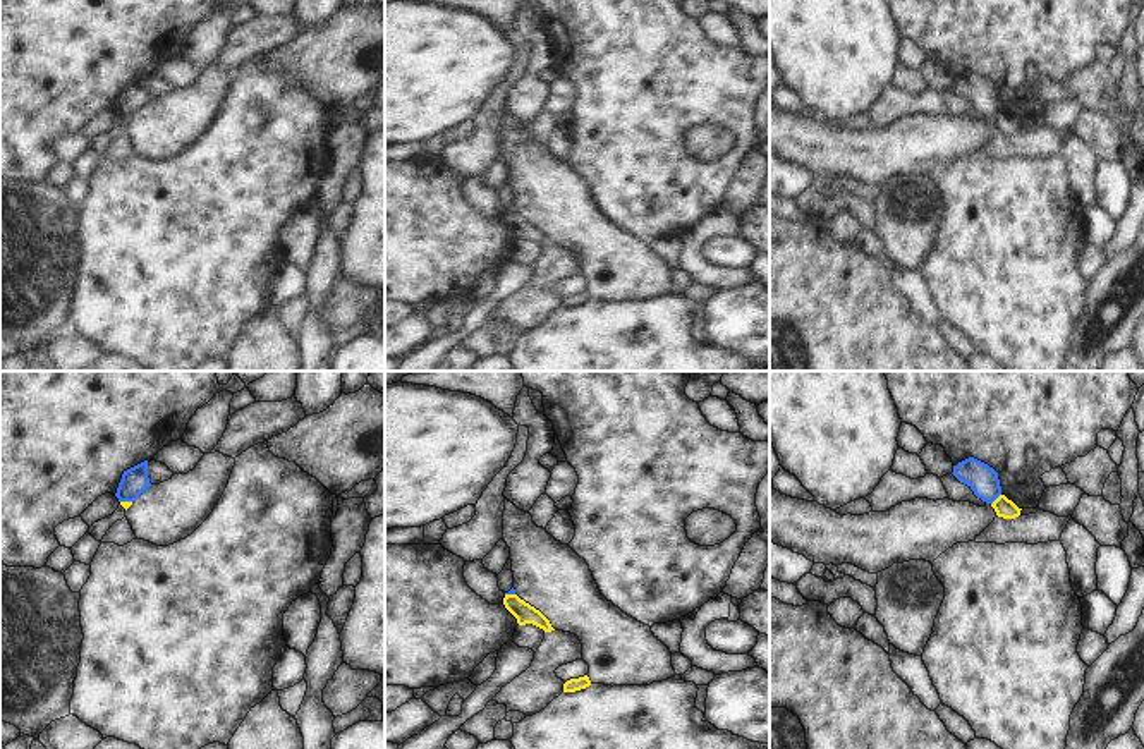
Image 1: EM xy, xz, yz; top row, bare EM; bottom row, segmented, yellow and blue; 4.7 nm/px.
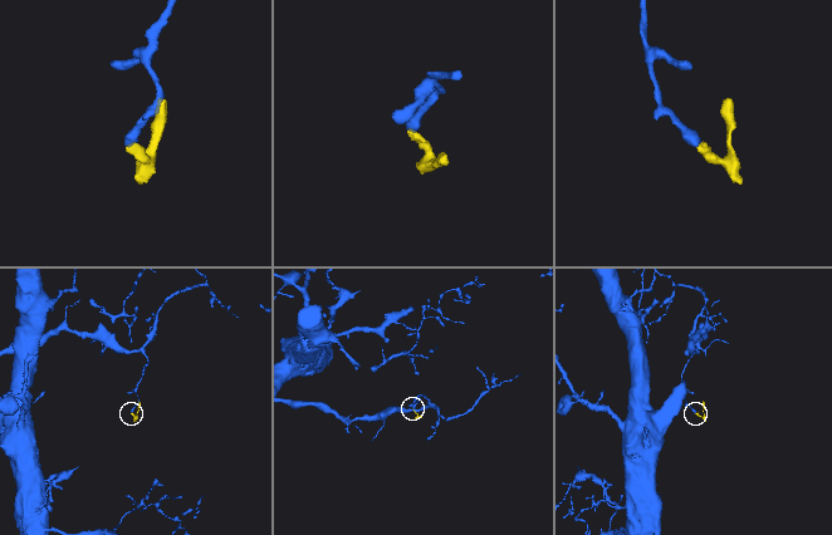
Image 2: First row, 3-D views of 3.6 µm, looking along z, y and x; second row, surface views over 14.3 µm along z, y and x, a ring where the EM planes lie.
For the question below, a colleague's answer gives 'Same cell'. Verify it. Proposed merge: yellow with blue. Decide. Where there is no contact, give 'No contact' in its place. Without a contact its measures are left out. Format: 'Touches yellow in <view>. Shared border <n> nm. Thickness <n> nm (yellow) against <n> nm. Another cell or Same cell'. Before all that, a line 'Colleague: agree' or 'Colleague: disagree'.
Colleague: disagree
Touches yellow in yz. Shared border 70 nm. Thickness 90 nm (yellow) against 140 nm. Another cell

